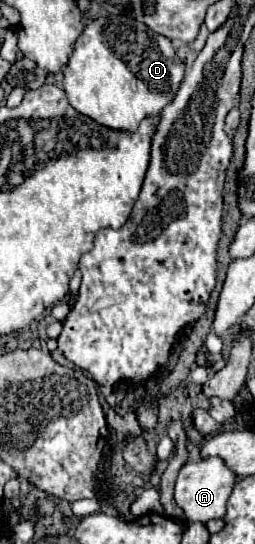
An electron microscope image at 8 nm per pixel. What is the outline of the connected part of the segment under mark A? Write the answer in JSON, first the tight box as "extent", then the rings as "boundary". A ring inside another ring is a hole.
{"extent":[174,456,236,522],"boundary":[[[218,456],[202,458],[200,462],[190,462],[182,466],[178,480],[176,480],[176,490],[174,490],[174,500],[176,504],[184,510],[186,518],[190,522],[208,522],[214,518],[224,518],[226,514],[226,502],[232,492],[232,486],[236,484],[236,474],[226,466],[226,462]]]}

